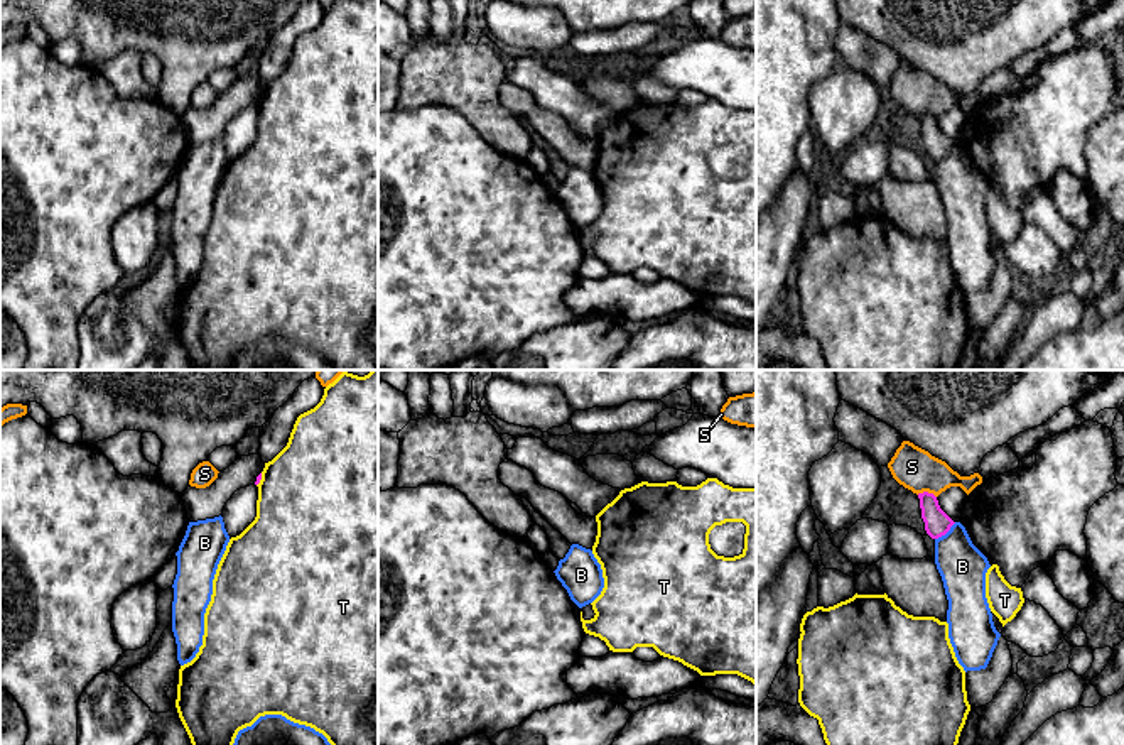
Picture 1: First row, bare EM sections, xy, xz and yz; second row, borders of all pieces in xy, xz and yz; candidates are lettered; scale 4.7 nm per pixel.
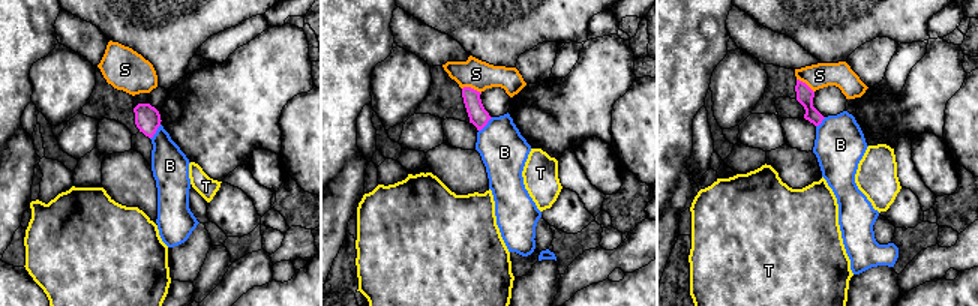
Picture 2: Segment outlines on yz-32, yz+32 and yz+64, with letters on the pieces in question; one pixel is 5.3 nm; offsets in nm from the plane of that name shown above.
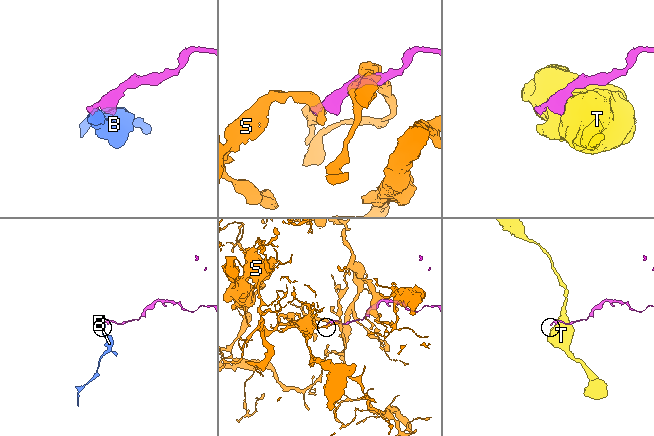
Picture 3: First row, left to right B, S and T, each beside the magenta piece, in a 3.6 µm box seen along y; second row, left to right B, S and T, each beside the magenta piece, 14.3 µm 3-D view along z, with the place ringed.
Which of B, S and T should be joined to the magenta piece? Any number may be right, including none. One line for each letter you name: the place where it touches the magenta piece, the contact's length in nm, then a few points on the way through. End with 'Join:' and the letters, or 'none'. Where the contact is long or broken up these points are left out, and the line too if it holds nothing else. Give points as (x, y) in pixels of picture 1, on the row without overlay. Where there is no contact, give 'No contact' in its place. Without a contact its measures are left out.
Join: none

